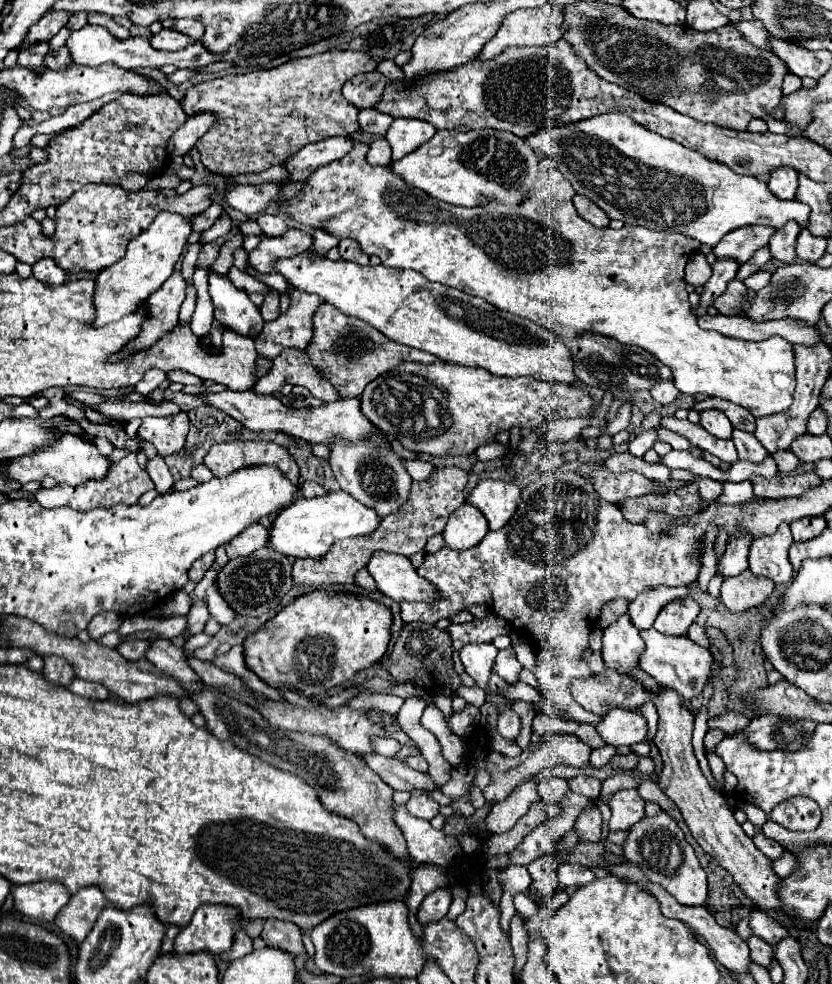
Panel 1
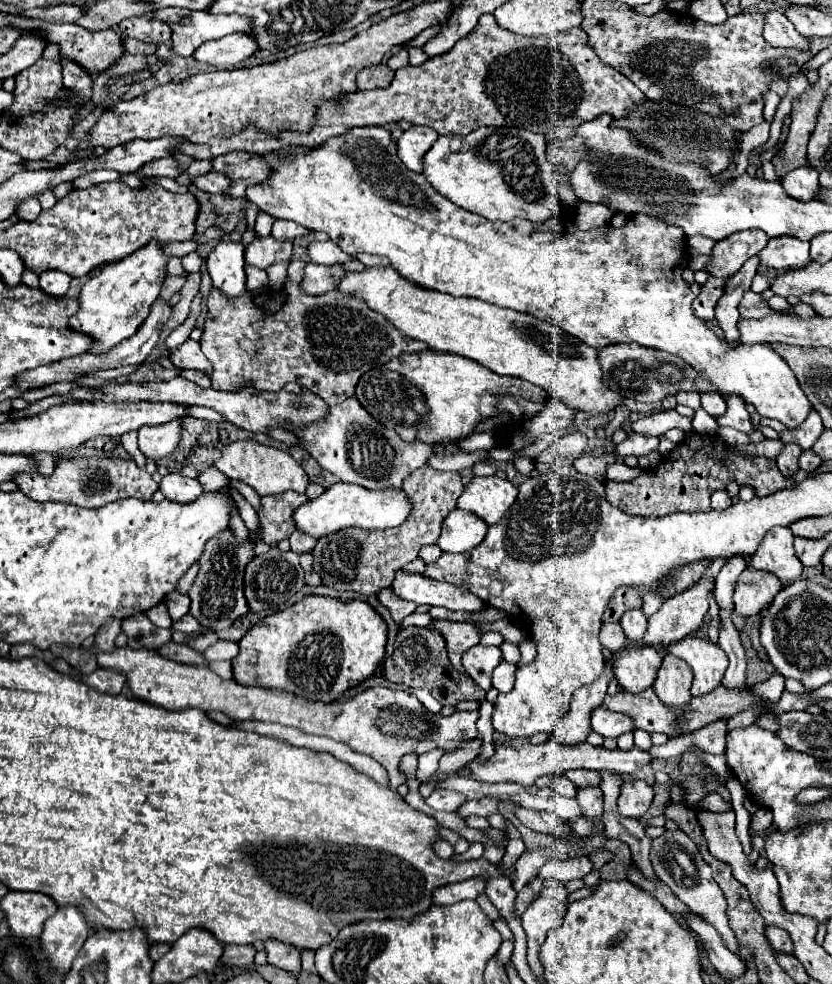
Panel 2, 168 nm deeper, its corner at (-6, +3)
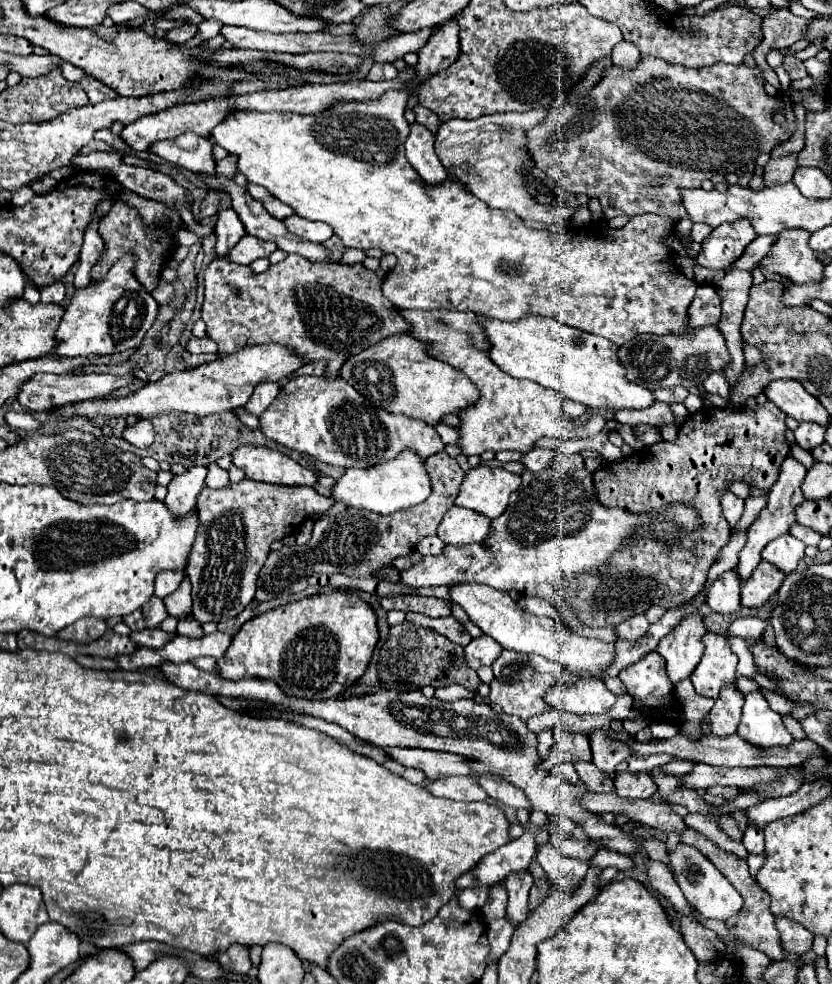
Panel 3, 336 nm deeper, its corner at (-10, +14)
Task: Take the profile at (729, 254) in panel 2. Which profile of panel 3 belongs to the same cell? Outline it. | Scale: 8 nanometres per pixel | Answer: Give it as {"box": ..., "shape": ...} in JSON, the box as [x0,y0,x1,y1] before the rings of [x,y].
{"box":[696,220,756,270],"shape":[[[736,220],[718,226],[702,242],[702,250],[696,256],[696,264],[712,270],[730,268],[746,250],[746,246],[756,238],[756,230],[748,220]]]}

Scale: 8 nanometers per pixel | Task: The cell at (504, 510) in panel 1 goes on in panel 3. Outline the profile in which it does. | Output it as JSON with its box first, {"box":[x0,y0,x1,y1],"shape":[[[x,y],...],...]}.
{"box":[456,466,518,520],"shape":[[[478,466],[466,474],[456,504],[480,512],[492,520],[504,512],[510,494],[518,486],[518,474],[512,474],[500,466]]]}

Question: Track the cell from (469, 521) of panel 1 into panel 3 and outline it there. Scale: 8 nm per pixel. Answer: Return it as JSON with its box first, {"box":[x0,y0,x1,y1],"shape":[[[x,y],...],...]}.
{"box":[438,506,490,544],"shape":[[[452,506],[440,526],[438,526],[438,536],[444,544],[470,544],[470,542],[480,542],[488,536],[490,532],[490,520],[484,514],[478,514],[468,508]]]}

